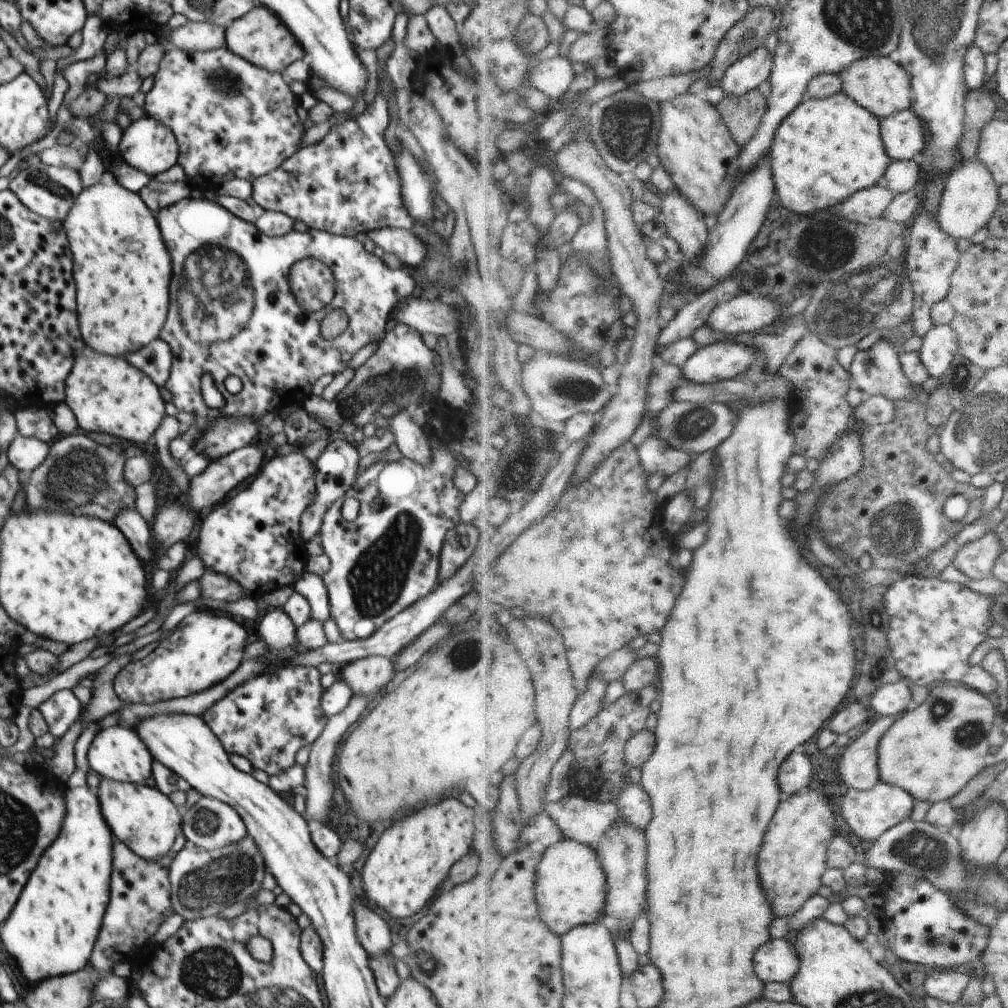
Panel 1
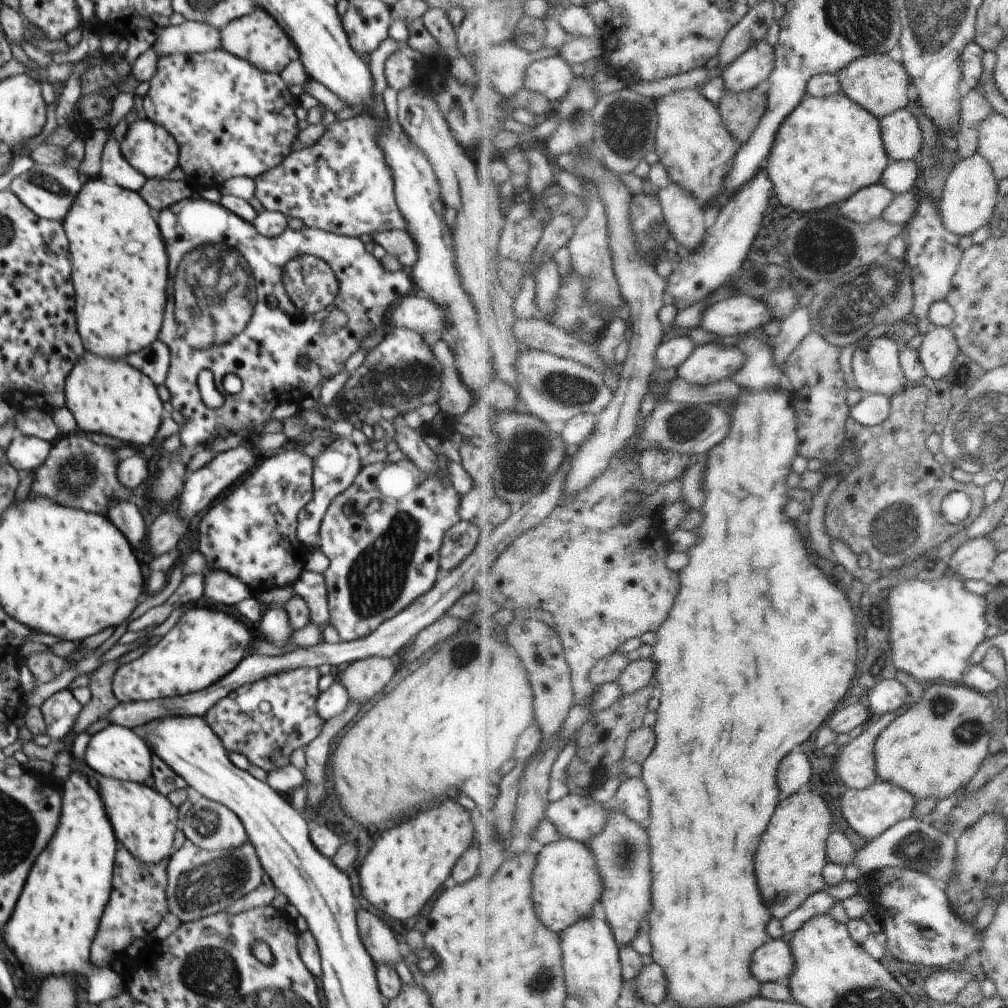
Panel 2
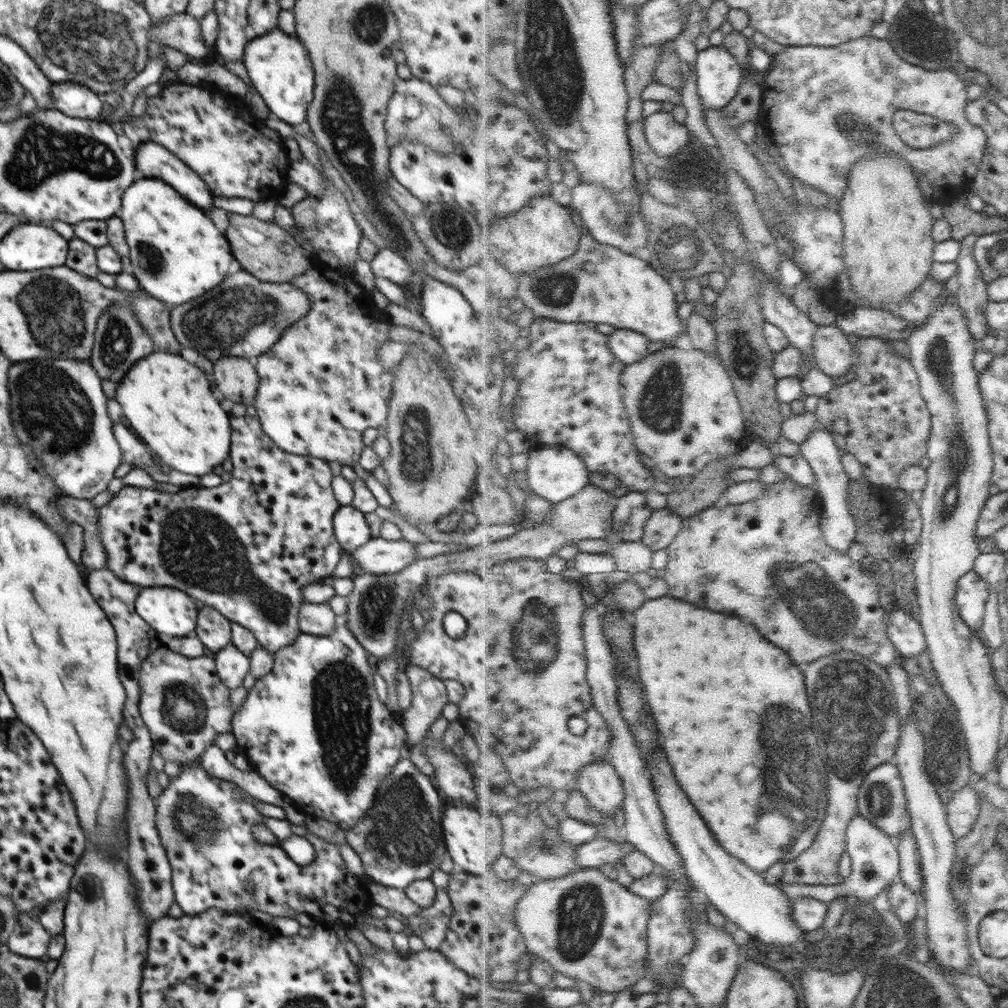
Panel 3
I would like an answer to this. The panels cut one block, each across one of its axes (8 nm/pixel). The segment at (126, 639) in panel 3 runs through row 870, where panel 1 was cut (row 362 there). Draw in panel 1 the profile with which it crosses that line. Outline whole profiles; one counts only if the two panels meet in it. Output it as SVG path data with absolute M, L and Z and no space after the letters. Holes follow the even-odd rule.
M156 338L148 346L126 354L124 358L128 364L144 372L158 387L165 387L171 372L172 352L164 340Z

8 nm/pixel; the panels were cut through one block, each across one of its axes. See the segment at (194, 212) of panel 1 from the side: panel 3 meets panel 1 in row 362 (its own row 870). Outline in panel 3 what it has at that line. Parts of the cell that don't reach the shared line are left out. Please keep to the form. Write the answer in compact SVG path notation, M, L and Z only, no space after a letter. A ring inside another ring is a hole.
M199 764L182 766L181 772L174 778L170 777L171 783L168 787L162 789L160 796L155 799L156 827L161 839L162 847L168 856L171 866L171 884L174 888L174 898L183 912L189 915L203 913L209 908L222 909L225 913L245 914L254 919L255 923L261 927L270 928L272 917L292 917L300 912L309 914L318 924L336 924L342 920L343 928L359 928L362 931L363 924L374 924L378 928L385 928L382 919L372 917L370 908L375 904L362 882L348 871L344 859L339 852L338 844L324 841L322 838L315 838L310 835L306 827L294 825L288 820L278 820L276 818L264 817L262 812L256 809L253 802L245 799L242 788L234 782L220 780L210 776Z

